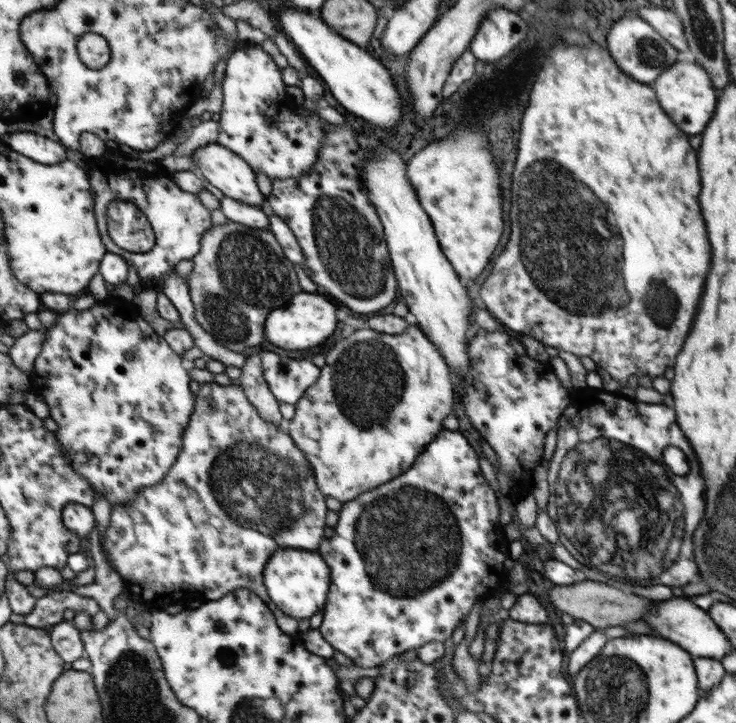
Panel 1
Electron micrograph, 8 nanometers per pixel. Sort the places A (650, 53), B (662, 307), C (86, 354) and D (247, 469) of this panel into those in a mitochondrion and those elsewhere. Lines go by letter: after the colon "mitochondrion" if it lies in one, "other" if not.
A: mitochondrion
B: mitochondrion
C: other
D: mitochondrion

